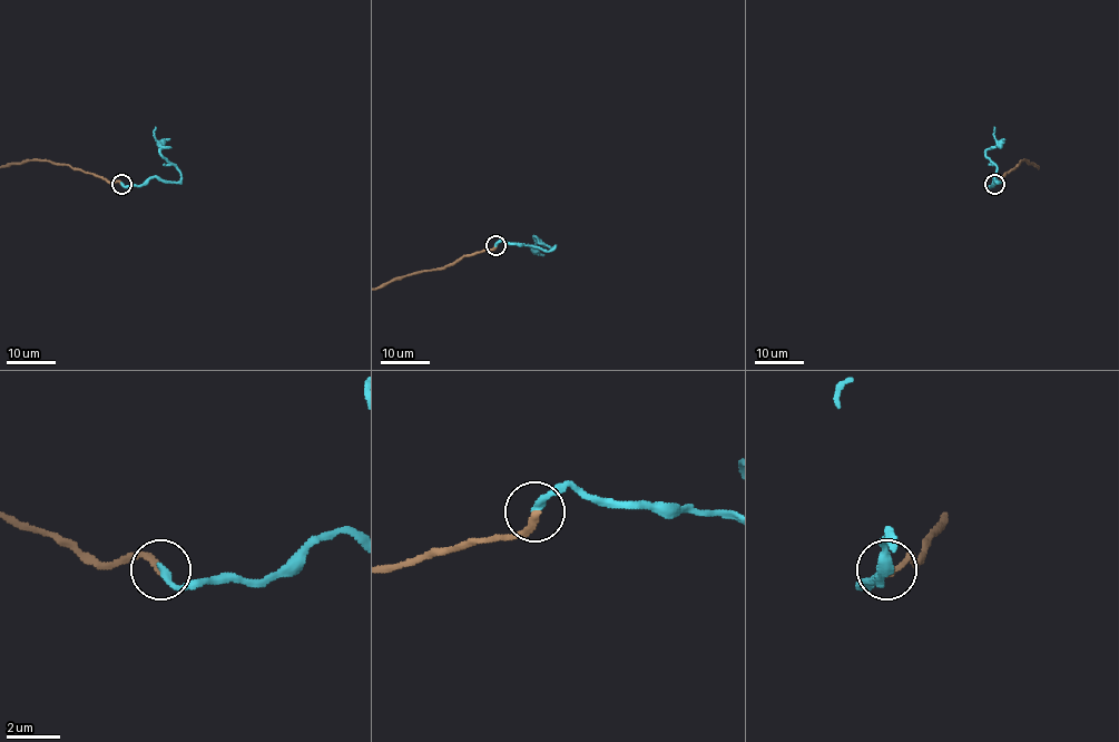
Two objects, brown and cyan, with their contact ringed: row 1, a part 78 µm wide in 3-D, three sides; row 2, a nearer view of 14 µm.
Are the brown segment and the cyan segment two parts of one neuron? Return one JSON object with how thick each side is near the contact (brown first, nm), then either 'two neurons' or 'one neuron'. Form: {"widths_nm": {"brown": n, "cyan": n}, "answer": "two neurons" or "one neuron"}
{"widths_nm": {"brown": 240, "cyan": 280}, "answer": "two neurons"}

